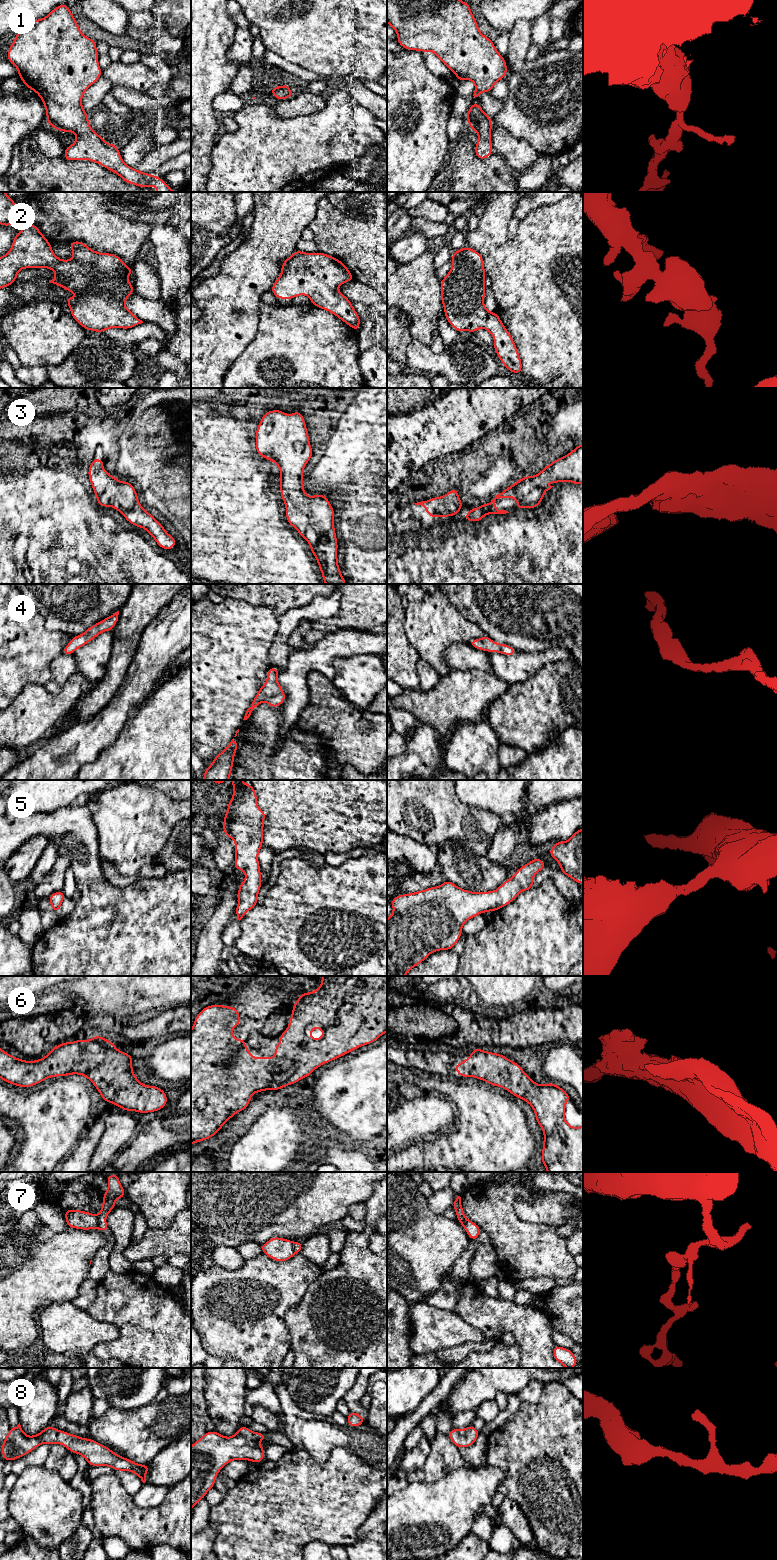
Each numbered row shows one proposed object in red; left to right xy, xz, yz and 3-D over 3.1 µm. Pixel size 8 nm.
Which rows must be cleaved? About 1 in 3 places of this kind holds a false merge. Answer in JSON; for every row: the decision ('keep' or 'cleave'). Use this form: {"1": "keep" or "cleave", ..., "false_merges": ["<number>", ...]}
{"1": "keep", "2": "keep", "3": "keep", "4": "keep", "5": "keep", "6": "keep", "7": "cleave", "8": "keep", "false_merges": ["7"]}

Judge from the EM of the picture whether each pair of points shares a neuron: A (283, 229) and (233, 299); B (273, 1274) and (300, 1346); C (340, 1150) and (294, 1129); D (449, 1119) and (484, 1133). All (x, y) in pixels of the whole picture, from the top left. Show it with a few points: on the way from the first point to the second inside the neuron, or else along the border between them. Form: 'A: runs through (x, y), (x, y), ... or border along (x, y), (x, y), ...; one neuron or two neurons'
A: runs through (266, 246), (256, 263), (243, 276), (240, 282); one neuron
B: border along (303, 1295), (286, 1314), (286, 1326), (290, 1335); two neurons
C: border along (320, 1139), (321, 1144); two neurons
D: border along (457, 1119), (445, 1130), (434, 1134); two neurons

